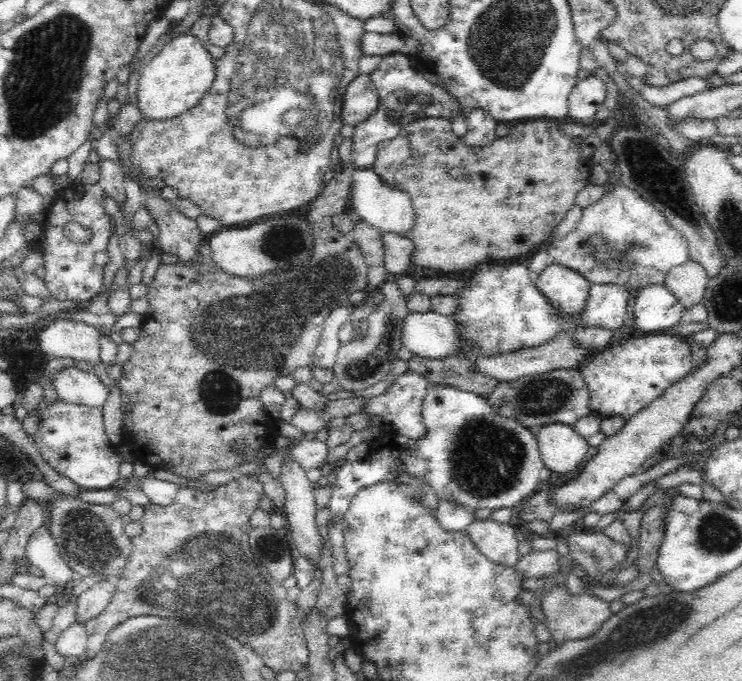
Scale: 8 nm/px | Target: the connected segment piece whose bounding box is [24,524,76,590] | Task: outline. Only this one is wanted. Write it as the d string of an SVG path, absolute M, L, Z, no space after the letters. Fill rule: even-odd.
M45 524L36 528L30 536L24 557L36 568L40 568L47 582L58 590L68 588L76 575L62 558Z

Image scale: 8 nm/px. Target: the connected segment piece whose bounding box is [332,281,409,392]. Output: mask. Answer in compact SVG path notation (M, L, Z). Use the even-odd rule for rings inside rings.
M384 281L378 291L383 299L366 319L369 325L367 336L359 342L350 341L338 349L332 370L333 380L340 386L341 390L352 392L378 384L390 372L394 360L398 359L398 350L402 348L404 320L409 316L408 296L400 291L396 281Z

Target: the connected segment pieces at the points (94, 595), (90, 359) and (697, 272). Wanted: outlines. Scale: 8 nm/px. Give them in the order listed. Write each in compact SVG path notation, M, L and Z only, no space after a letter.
M98 580L94 586L87 588L77 599L76 620L85 623L98 616L112 600L116 583L112 580Z
M59 319L41 326L38 344L50 359L70 358L94 366L100 361L100 336L98 328L94 326Z
M692 261L682 266L674 266L667 272L664 282L666 288L681 301L686 314L694 304L702 302L709 279L706 274L706 269Z

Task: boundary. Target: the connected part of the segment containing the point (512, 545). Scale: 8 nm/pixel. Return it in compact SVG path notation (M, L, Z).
M488 517L475 520L466 526L466 532L472 537L478 551L494 564L513 566L520 560L516 527L510 523L497 523Z

